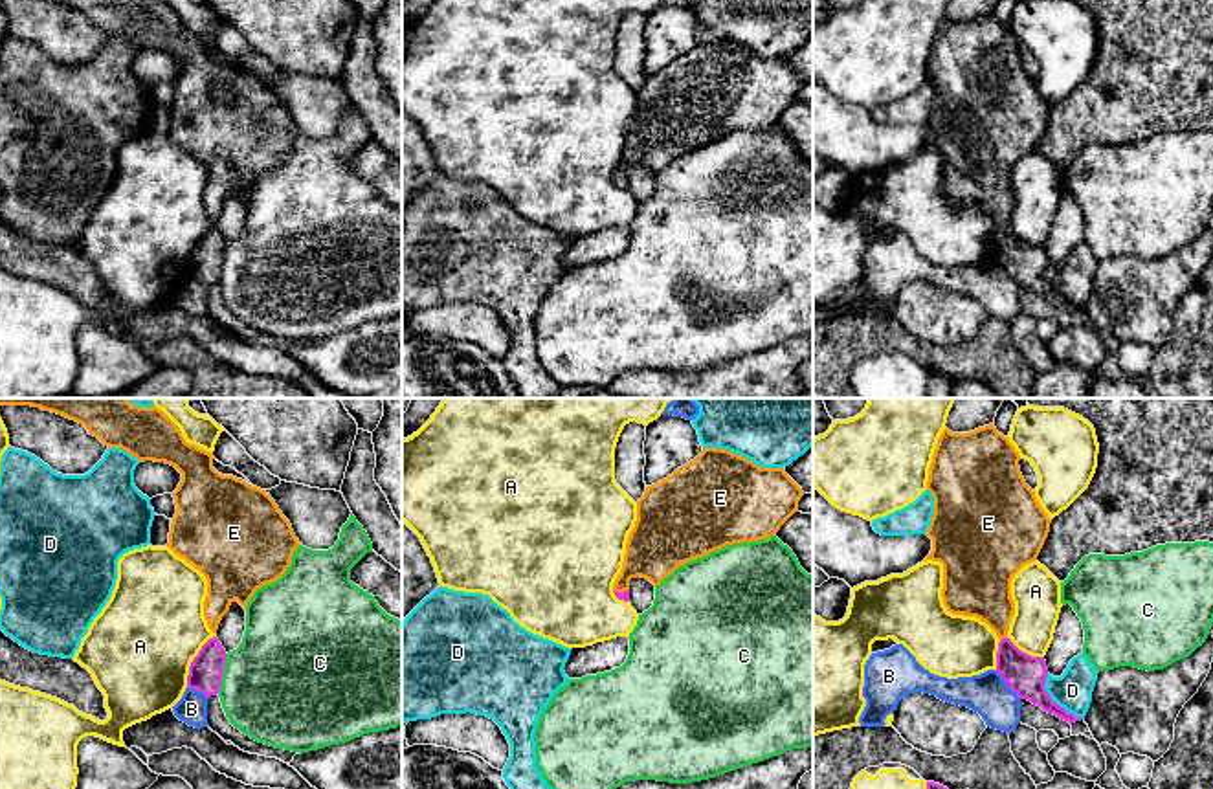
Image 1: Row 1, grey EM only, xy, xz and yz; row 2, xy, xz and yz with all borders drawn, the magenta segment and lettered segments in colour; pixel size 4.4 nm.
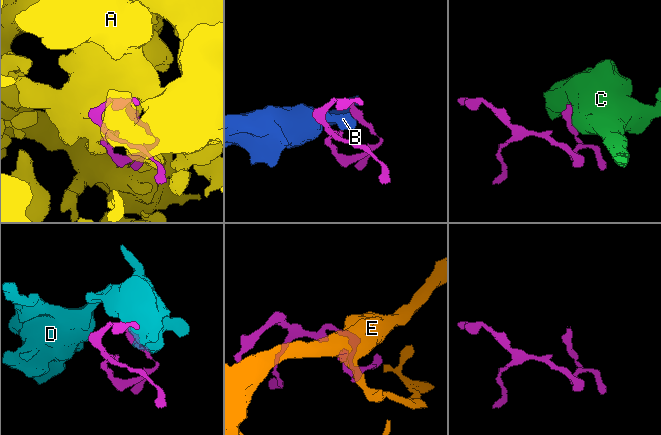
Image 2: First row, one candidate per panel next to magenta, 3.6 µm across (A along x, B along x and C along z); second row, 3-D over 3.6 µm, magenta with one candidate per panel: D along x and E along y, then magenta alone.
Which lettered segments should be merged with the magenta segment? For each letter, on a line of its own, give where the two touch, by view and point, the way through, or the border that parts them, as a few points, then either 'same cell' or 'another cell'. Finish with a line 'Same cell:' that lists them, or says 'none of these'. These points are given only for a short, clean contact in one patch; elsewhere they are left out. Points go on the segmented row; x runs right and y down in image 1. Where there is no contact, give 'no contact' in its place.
A: meets magenta in xy at (193, 661); another cell
B: meets magenta in yz at (1008, 683); border along yz (995, 670), (1021, 698); another cell
C: meets magenta in xy at (221, 674); border along xy (226, 654), (217, 692); another cell
D: meets magenta in yz at (1056, 703); border along yz (1046, 674), (1046, 692), (1067, 711), (1081, 718); another cell
E: meets magenta in yz at (1002, 639); runs through yz (1024, 674), (1008, 657), (1002, 639), (997, 610), (980, 588); same cell
Same cell: E

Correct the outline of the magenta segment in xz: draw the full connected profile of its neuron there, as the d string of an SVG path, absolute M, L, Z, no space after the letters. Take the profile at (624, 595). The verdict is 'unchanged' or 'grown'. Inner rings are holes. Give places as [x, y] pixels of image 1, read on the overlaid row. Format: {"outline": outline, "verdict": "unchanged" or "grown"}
{"outline": "M721 448L703 451L657 484L646 486L637 501L637 521L628 536L622 571L613 583L618 600L629 600L629 580L646 578L659 585L677 567L734 543L776 536L798 512L802 488L784 468L760 468Z", "verdict": "grown"}

